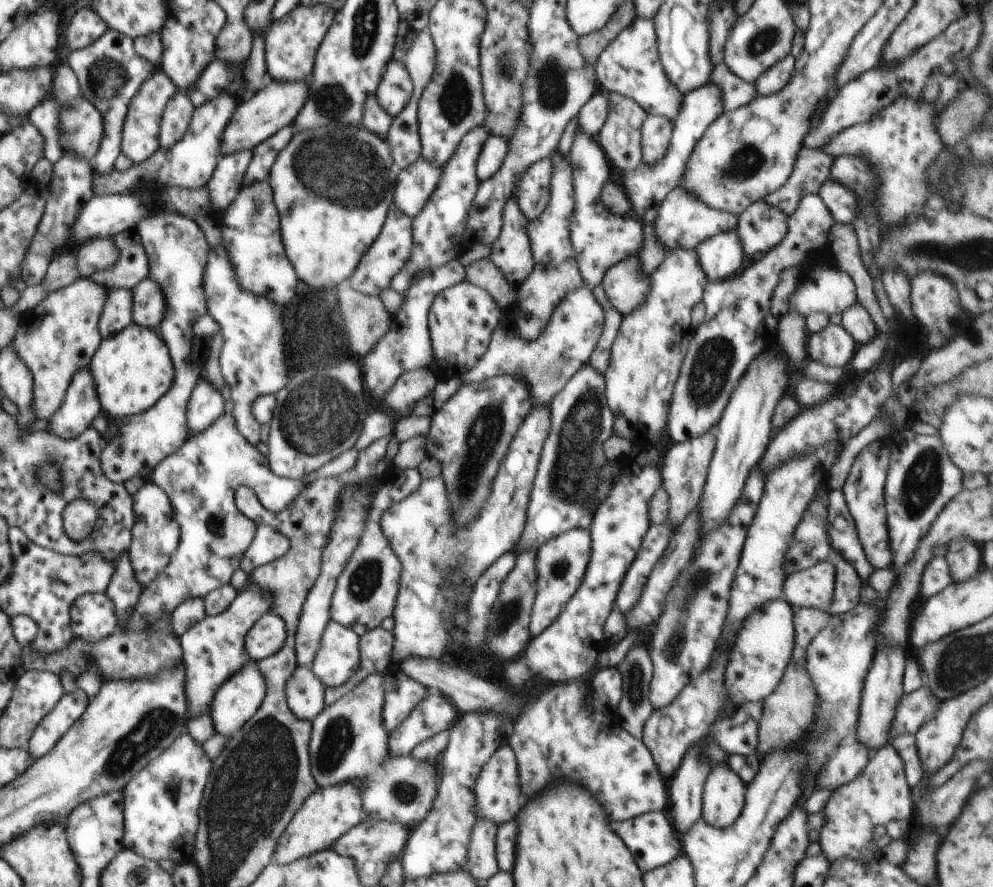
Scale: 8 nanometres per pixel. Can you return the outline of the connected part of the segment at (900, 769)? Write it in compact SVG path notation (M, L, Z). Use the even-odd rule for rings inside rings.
M892 744L884 745L871 755L866 768L854 780L831 792L824 808L823 825L819 830L821 852L830 863L848 857L872 861L879 855L873 829L885 827L890 820L914 817L916 798L910 788L902 757Z

